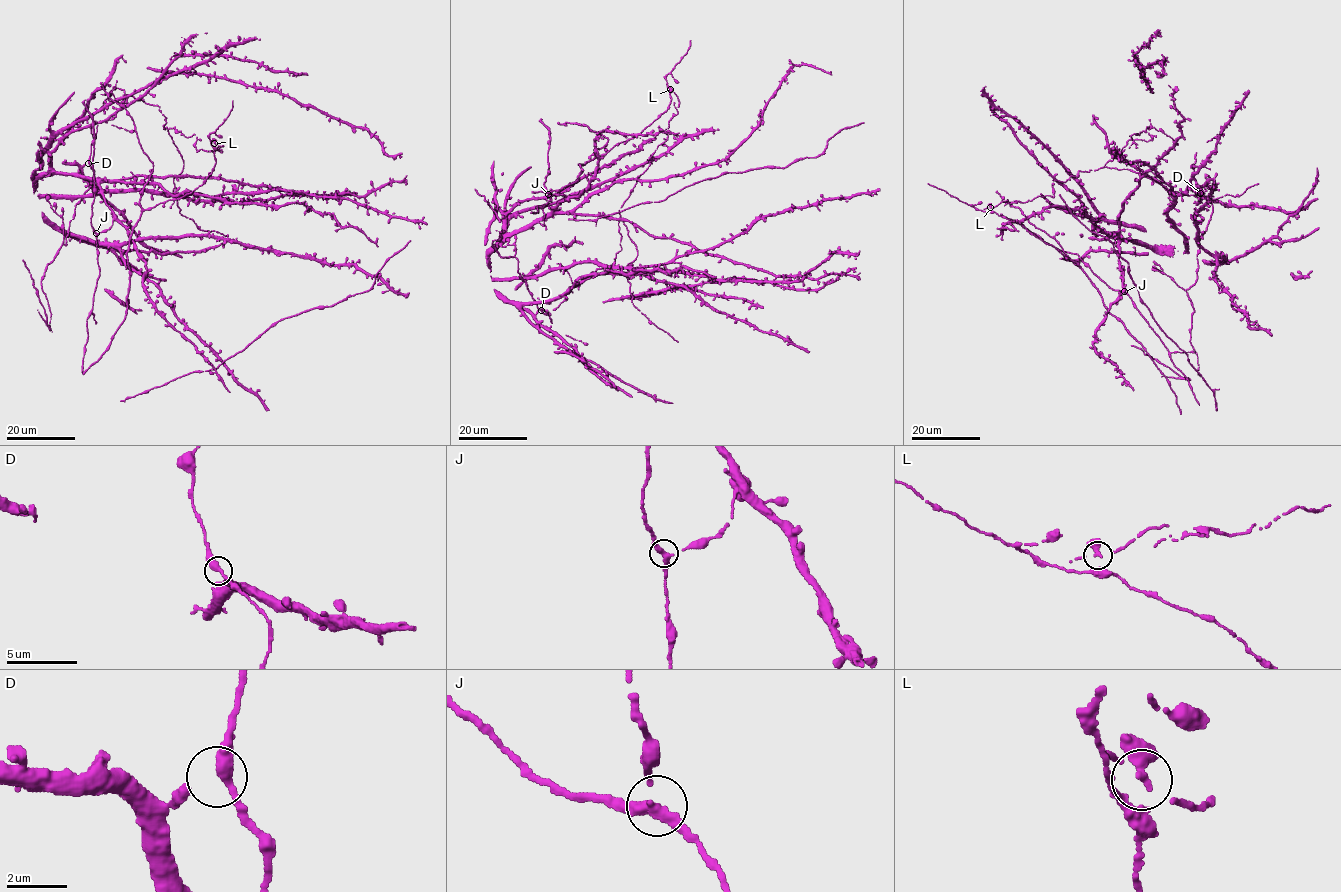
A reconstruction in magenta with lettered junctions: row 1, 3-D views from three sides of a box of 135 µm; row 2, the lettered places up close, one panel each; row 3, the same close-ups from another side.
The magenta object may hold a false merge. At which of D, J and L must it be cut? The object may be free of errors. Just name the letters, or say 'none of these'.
L

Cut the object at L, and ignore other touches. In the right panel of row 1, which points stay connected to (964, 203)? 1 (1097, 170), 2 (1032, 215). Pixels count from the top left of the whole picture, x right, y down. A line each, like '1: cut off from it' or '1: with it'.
1: cut off from it
2: with it

